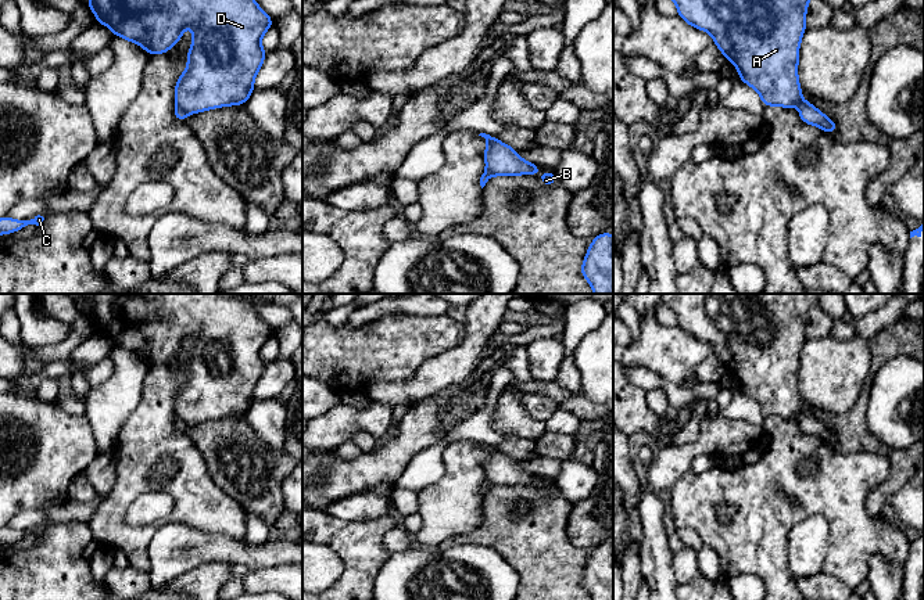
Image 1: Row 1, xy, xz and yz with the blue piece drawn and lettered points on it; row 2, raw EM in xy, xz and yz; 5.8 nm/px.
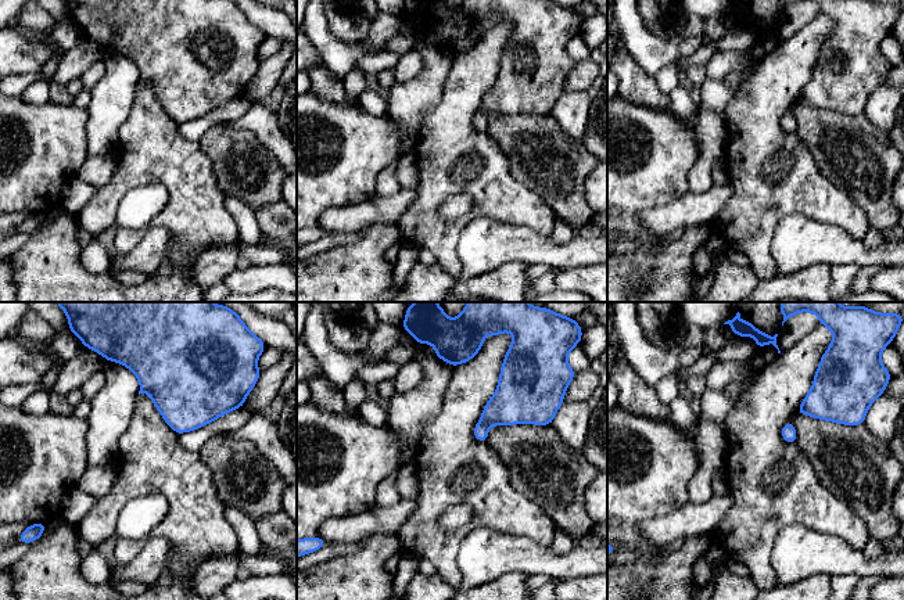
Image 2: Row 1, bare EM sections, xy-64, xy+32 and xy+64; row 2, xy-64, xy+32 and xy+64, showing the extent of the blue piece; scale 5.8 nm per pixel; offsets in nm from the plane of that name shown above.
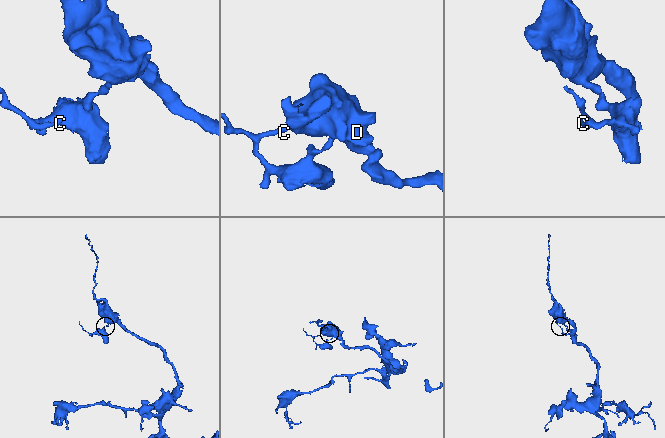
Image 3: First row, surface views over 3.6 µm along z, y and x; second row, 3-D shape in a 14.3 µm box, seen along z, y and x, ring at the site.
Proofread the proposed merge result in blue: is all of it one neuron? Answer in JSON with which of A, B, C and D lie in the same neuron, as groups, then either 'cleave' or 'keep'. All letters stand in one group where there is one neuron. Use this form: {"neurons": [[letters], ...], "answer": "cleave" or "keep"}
{"neurons": [["A", "B", "D"], ["C"]], "answer": "cleave"}

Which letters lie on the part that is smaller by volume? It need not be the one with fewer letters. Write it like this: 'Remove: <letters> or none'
Remove: C

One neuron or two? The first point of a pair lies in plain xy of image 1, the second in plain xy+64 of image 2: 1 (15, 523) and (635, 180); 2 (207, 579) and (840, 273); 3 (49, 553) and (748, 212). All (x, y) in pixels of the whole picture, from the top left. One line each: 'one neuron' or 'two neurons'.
1: two neurons
2: two neurons
3: one neuron

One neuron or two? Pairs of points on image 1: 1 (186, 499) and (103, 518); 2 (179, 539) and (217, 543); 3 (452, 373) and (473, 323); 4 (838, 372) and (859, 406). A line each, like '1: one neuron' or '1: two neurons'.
1: one neuron
2: one neuron
3: one neuron
4: two neurons

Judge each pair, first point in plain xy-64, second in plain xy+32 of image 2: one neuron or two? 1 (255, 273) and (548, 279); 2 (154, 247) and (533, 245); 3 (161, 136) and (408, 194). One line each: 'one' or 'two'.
1: two
2: one
3: two

